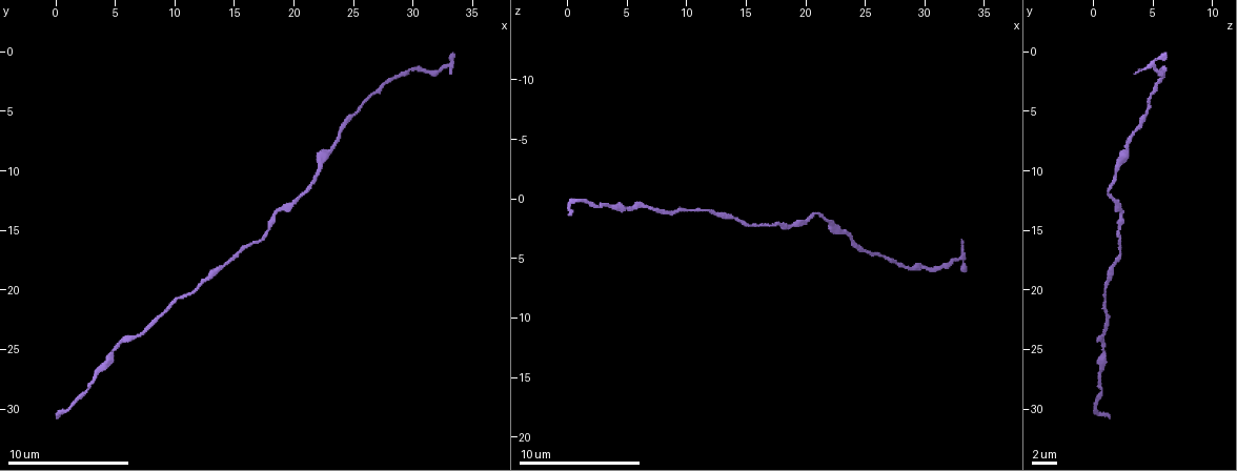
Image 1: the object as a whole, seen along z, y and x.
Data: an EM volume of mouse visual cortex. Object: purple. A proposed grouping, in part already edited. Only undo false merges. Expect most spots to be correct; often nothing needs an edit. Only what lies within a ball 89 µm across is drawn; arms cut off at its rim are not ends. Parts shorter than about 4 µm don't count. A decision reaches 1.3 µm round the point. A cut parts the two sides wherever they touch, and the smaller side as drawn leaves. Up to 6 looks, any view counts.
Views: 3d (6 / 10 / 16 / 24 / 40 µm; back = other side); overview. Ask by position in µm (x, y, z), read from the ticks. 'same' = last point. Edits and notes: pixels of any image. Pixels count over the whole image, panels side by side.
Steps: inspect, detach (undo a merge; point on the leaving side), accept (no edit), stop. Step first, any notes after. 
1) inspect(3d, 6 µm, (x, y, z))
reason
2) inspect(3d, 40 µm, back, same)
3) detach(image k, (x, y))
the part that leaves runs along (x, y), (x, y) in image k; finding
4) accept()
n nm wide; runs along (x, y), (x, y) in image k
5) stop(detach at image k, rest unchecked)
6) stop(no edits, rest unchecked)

inspect(3d, 10 µm, (22.2, 9.4, 2.0))
sudden change in width

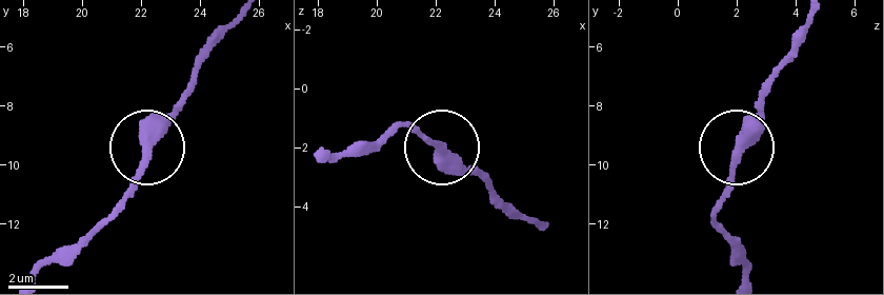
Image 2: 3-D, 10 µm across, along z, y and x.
inspect(3d, 6 µm, (22.2, 9.7, 2.0))

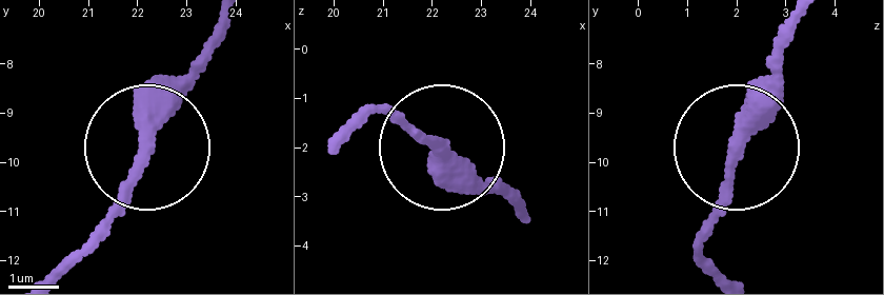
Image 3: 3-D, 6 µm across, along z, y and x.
accept()
runs along (720, 274), (703, 236), (732, 161), (732, 123), (791, 39) in image 3; one cell here

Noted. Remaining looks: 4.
inspect(3d, 6 µm, (18.4, 13.4, 2.2))
sudden change in width

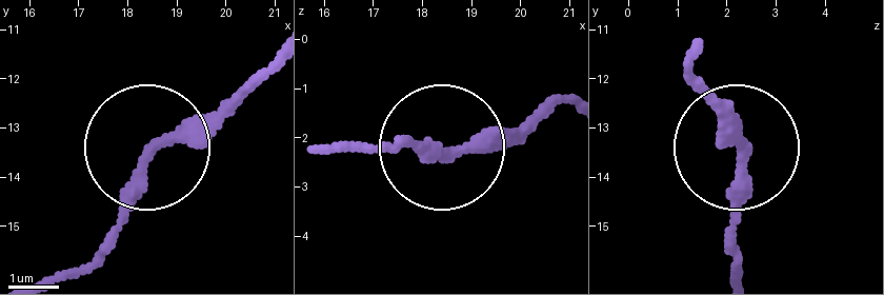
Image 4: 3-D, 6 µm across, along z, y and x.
accept()
runs along (735, 227), (735, 130), (702, 84) in image 4; all the same cell

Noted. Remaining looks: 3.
inspect(3d, 10 µm, (3.6, 26.8, 0.6))
sudden change in width

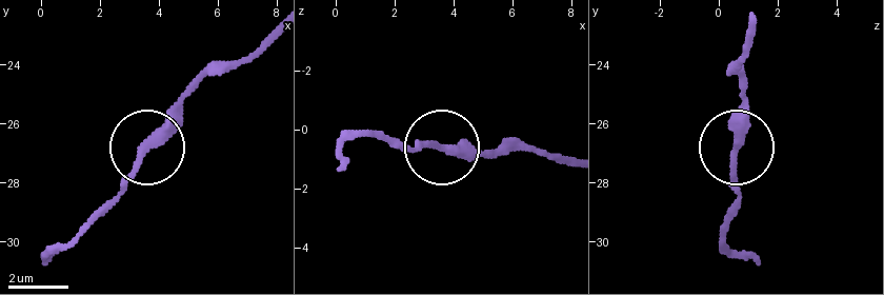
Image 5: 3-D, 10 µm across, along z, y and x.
accept()
runs along (270, 36), (211, 66), (180, 97), (165, 134), (100, 208) in image 5; continuous, no second cell

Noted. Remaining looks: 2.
stop(no edits, rest unchecked)

